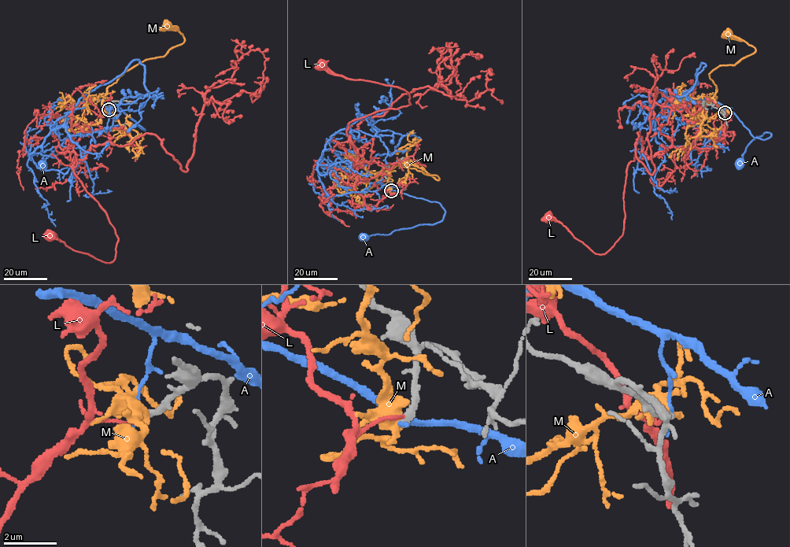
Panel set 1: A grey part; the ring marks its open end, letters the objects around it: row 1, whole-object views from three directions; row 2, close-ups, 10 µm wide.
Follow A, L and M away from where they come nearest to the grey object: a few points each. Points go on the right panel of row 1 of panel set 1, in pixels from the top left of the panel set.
A: (725, 112), (725, 106), (733, 112), (754, 137), (763, 139), (770, 134), (766, 131), (752, 139), (740, 164)
L: (724, 112), (721, 146), (707, 150), (667, 147), (629, 164), (622, 235), (605, 253), (593, 252), (548, 217)
M: (725, 112), (706, 119), (702, 112), (717, 87), (709, 74), (720, 65), (734, 65), (755, 49), (728, 34)

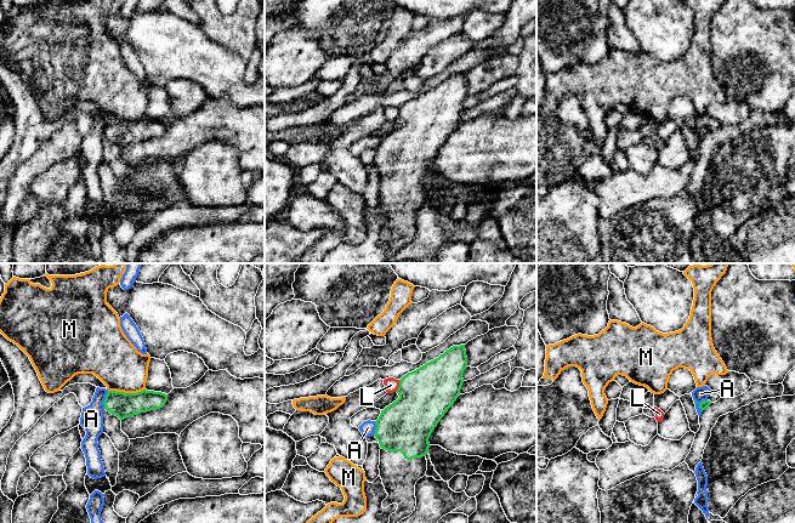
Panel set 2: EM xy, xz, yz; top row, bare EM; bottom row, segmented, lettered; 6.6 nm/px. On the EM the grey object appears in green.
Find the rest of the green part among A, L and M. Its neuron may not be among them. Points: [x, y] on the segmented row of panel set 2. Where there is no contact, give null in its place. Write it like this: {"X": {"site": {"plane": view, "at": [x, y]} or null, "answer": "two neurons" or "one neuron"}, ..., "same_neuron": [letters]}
{"A": {"site": {"plane": "xy", "at": [104, 399]}, "answer": "two neurons"}, "L": {"site": {"plane": "xz", "at": [399, 386]}, "answer": "two neurons"}, "M": {"site": {"plane": "xy", "at": [126, 393]}, "answer": "two neurons"}, "same_neuron": []}

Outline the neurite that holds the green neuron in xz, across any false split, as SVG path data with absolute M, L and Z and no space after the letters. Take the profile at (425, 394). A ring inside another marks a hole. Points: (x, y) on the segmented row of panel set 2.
M465 345L453 346L438 358L408 373L399 380L399 398L381 410L375 421L375 438L380 444L380 477L388 496L382 501L387 508L397 504L398 508L390 516L388 523L399 523L409 517L416 506L415 484L426 474L430 443L428 438L460 394L462 374L467 368Z

